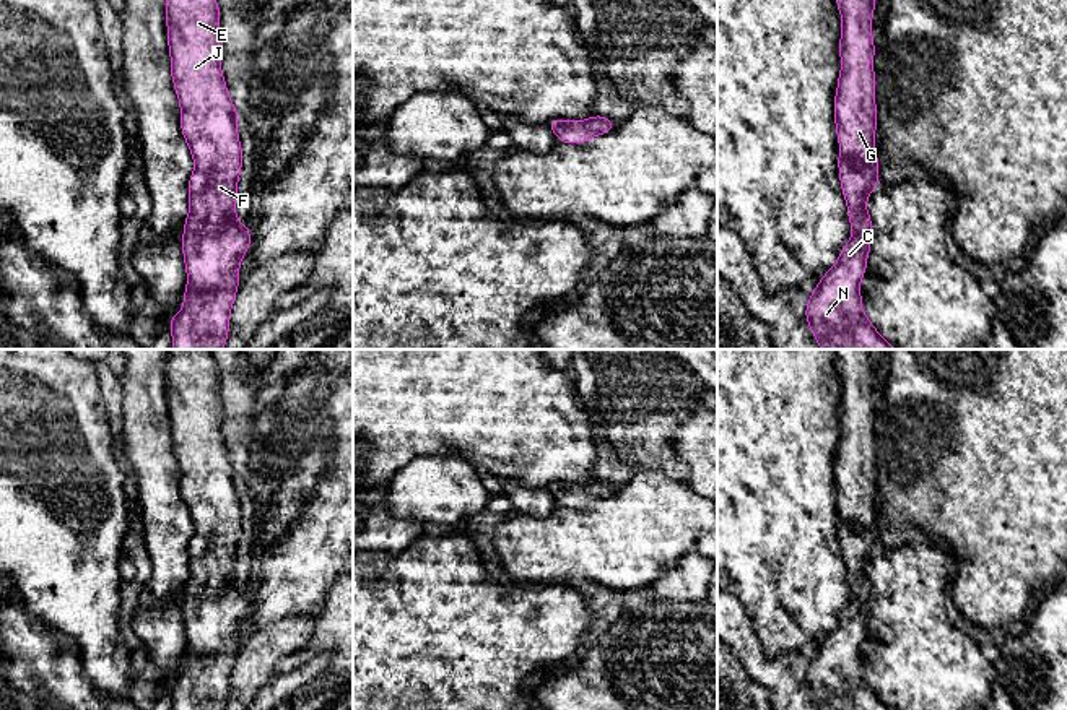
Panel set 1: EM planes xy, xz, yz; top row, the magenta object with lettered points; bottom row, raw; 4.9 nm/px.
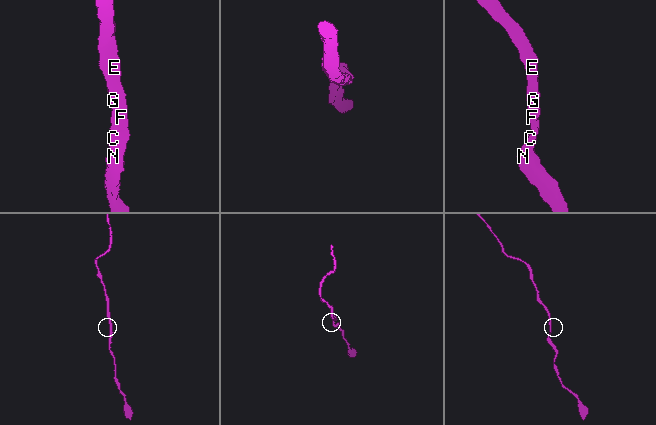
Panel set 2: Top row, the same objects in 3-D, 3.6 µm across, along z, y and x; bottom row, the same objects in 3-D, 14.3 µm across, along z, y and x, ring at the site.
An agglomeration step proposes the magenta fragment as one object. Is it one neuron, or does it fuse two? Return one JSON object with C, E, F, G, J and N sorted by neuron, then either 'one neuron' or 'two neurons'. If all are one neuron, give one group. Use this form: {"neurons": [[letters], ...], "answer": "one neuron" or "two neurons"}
{"neurons": [["C", "E", "F", "G", "J", "N"]], "answer": "one neuron"}

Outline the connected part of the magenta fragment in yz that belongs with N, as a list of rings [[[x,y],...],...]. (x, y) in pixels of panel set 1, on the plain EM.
[[[836,349],[836,370],[841,379],[839,422],[841,435],[834,458],[834,489],[839,507],[838,533],[841,554],[847,569],[852,598],[841,613],[838,626],[815,650],[805,671],[805,684],[818,710],[893,710],[870,687],[862,676],[860,645],[867,635],[872,604],[872,582],[865,572],[869,559],[878,551],[875,466],[875,406],[872,401],[872,379],[877,374],[873,349]]]

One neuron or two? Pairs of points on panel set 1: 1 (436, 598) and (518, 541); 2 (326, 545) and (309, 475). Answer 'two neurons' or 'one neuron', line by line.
1: two neurons
2: two neurons

